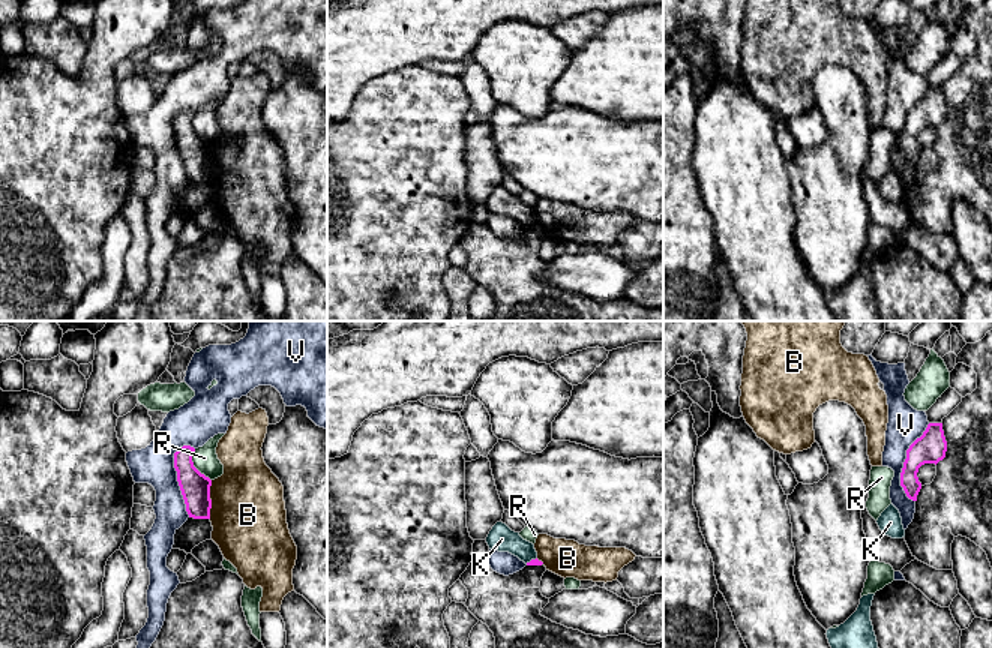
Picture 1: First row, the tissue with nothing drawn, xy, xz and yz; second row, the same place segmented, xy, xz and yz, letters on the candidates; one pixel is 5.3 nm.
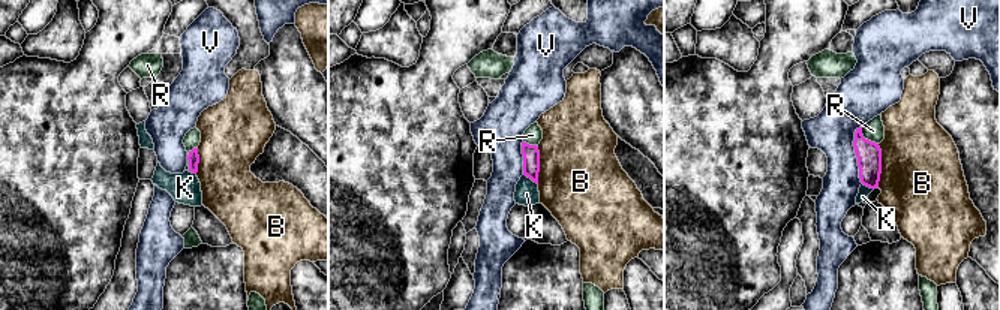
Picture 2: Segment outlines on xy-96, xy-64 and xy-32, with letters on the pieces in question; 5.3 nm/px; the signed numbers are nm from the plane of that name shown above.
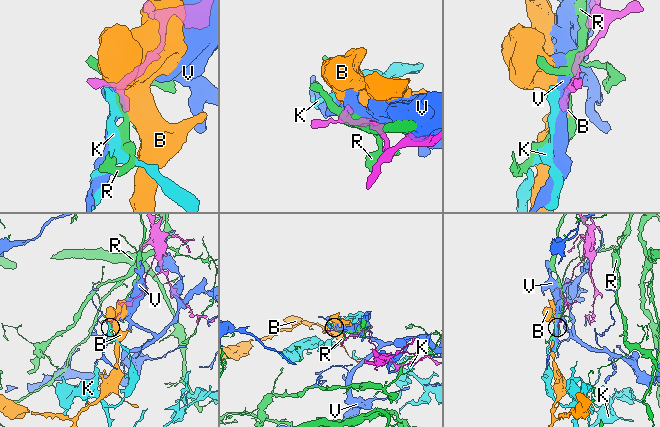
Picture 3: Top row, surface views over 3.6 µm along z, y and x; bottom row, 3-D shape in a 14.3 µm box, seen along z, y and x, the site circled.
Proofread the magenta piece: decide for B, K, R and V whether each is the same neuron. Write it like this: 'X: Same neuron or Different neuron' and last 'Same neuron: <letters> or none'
B: Different neuron
K: Different neuron
R: Different neuron
V: Different neuron
Same neuron: none

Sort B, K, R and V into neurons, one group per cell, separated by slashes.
B / K / R / V

